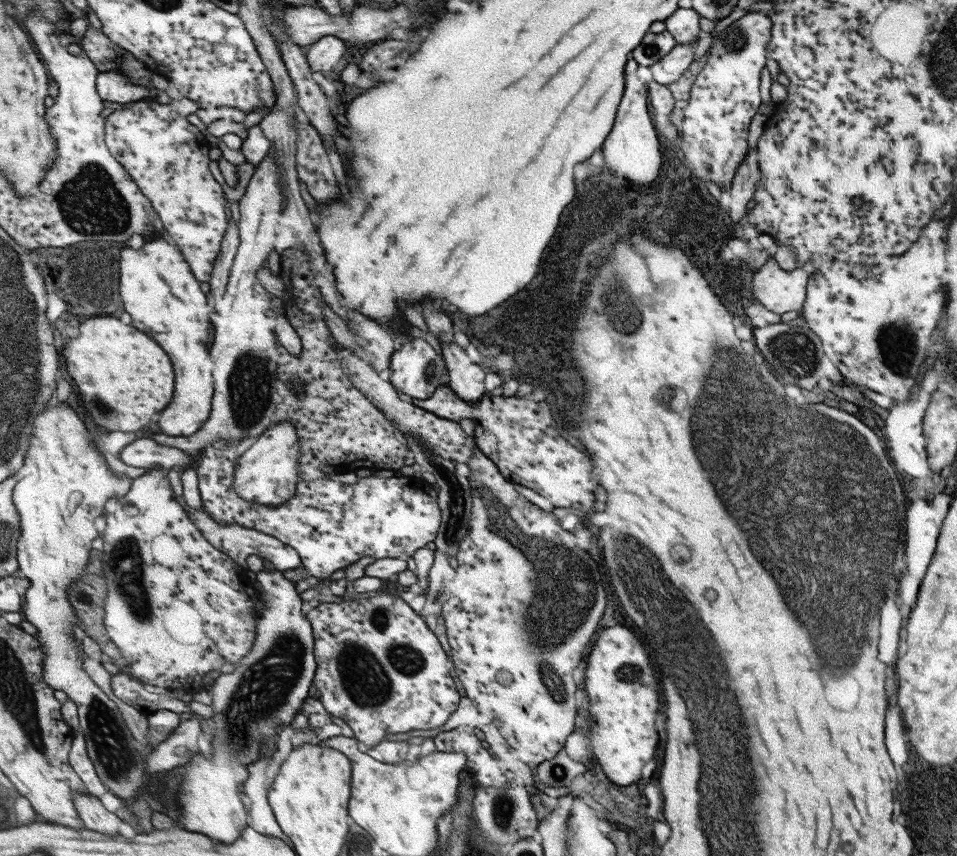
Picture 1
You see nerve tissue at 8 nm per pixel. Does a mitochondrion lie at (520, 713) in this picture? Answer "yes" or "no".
no

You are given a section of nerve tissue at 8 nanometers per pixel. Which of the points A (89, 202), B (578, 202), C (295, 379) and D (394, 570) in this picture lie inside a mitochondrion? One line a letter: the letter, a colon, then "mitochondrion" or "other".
A: mitochondrion
B: other
C: mitochondrion
D: other

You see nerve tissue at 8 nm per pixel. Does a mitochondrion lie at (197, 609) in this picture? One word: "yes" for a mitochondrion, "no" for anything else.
no

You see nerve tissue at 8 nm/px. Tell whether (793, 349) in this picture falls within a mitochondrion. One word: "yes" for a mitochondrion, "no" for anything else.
yes

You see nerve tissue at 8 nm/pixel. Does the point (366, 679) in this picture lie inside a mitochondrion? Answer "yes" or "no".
yes

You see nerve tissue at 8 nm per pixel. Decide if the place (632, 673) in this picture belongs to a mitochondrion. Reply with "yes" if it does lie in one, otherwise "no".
yes

